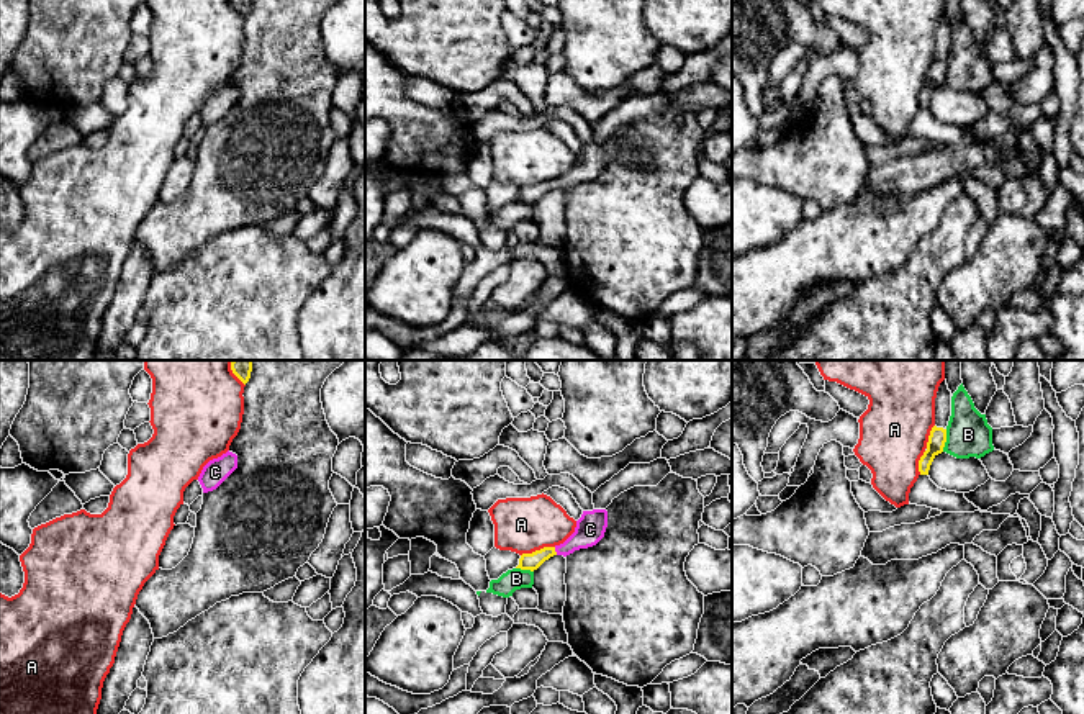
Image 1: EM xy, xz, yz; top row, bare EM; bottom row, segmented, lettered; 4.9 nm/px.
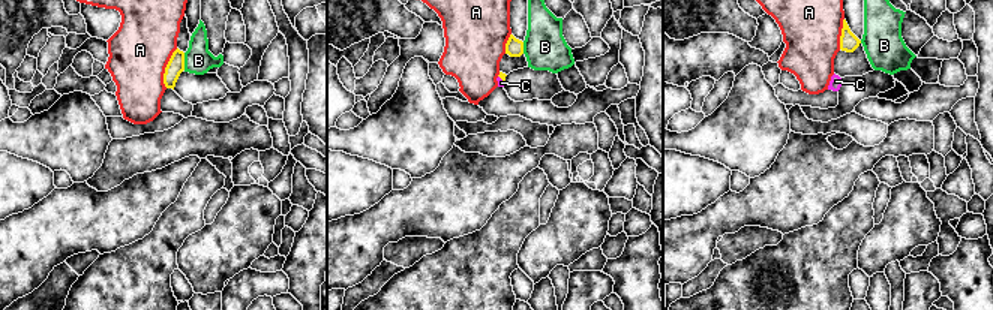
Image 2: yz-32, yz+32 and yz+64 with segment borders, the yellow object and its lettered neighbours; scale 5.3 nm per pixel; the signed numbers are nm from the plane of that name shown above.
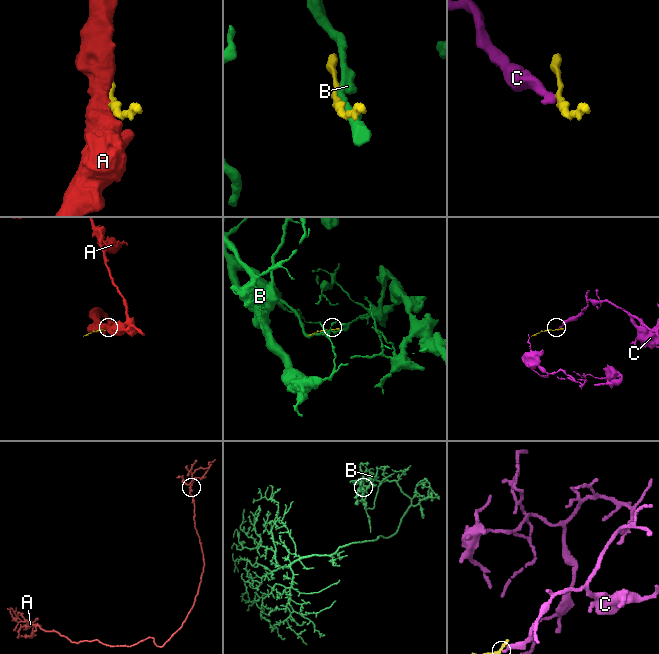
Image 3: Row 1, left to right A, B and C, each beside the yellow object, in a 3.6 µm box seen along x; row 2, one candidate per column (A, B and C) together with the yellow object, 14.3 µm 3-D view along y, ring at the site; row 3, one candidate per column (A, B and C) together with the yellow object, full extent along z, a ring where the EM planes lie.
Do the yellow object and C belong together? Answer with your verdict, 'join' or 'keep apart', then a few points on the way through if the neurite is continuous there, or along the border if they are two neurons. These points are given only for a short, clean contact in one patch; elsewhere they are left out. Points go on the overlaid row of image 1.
join | across xz (532, 560), (554, 551), (565, 549), (590, 529)

